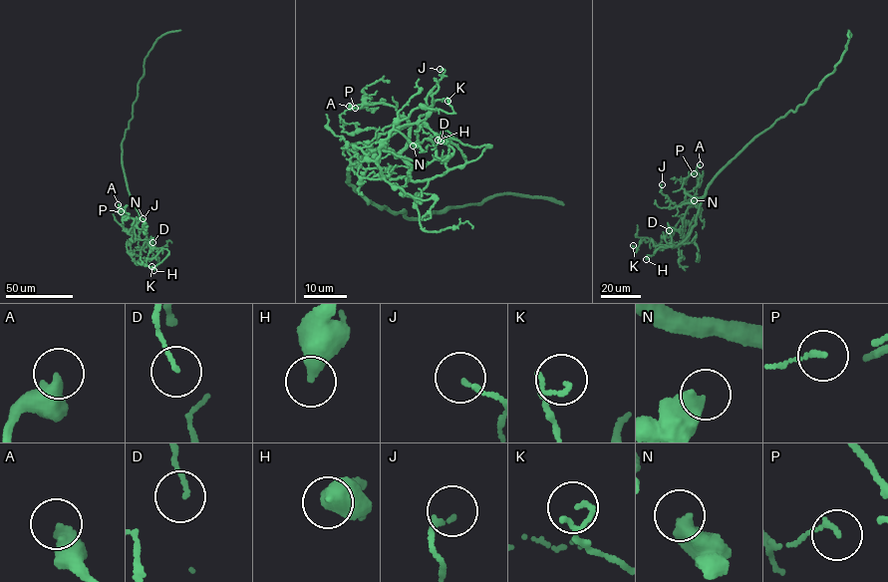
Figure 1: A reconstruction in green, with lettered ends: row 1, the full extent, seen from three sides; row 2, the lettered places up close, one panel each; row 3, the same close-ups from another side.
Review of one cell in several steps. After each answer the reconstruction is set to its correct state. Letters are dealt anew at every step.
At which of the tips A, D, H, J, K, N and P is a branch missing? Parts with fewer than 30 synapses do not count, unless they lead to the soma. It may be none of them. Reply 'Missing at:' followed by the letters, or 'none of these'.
Missing at: none of these

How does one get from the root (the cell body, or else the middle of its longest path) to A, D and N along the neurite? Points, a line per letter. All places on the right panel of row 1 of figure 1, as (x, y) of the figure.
A: (762, 132), (699, 197), (689, 195), (682, 187), (684, 180), (700, 164)
D: (762, 132), (716, 175), (702, 196), (686, 194), (689, 204), (683, 230), (668, 223), (669, 230)
N: (762, 132), (716, 175), (702, 196), (687, 194), (685, 200), (677, 206), (694, 200)

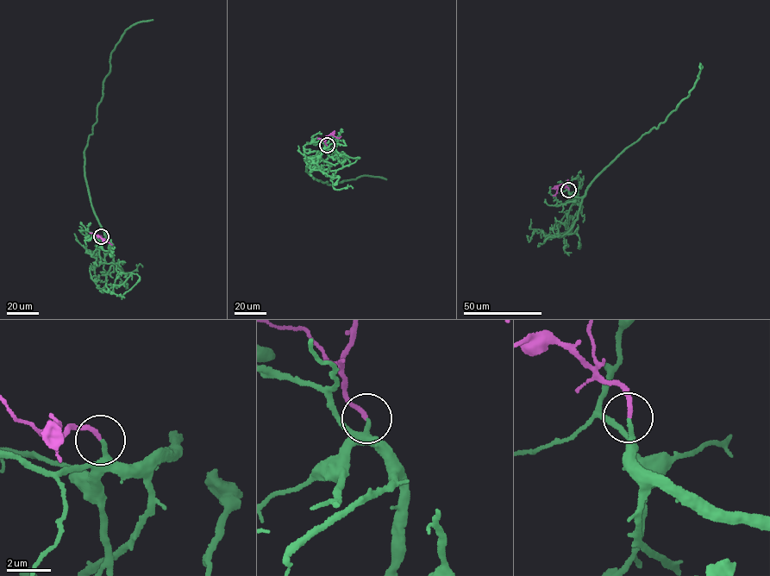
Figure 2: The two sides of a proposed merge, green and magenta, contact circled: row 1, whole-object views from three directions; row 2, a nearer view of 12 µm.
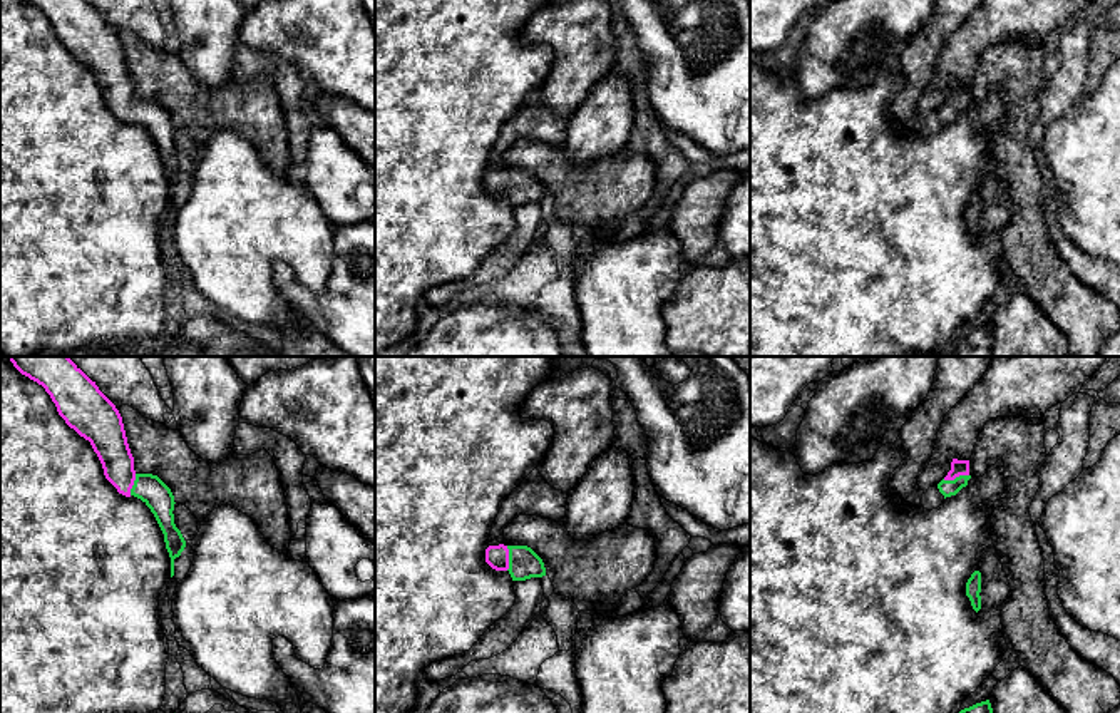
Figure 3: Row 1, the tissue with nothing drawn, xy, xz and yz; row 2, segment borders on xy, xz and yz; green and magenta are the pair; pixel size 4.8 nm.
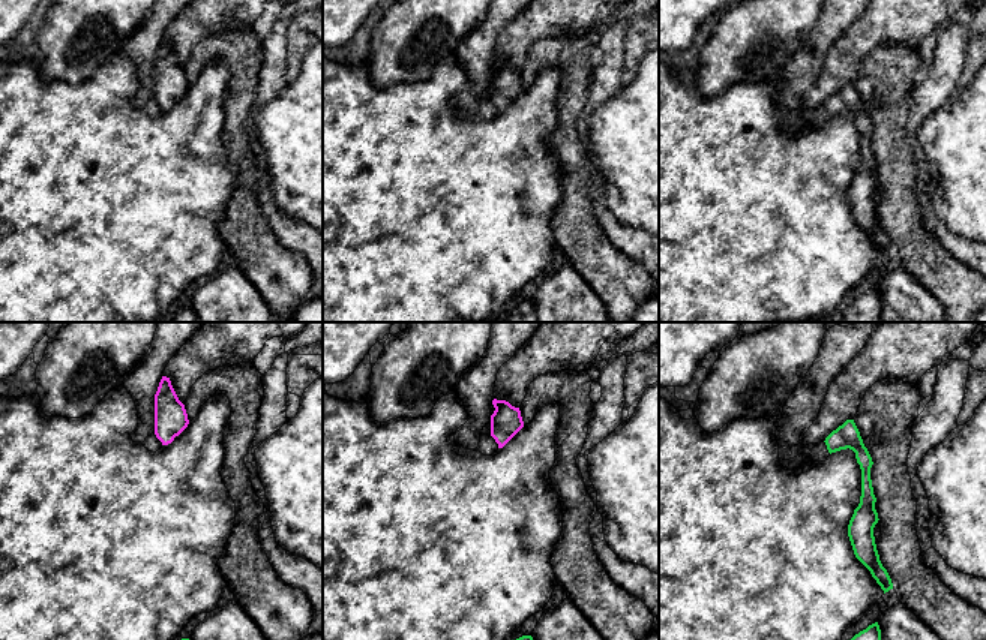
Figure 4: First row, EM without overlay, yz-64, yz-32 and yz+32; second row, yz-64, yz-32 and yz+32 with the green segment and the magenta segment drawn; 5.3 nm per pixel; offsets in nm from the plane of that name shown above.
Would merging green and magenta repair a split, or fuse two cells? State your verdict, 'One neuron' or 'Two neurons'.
One neuron

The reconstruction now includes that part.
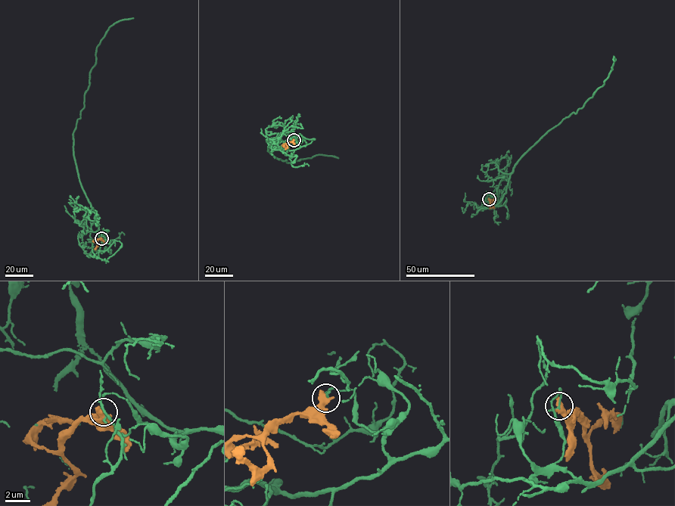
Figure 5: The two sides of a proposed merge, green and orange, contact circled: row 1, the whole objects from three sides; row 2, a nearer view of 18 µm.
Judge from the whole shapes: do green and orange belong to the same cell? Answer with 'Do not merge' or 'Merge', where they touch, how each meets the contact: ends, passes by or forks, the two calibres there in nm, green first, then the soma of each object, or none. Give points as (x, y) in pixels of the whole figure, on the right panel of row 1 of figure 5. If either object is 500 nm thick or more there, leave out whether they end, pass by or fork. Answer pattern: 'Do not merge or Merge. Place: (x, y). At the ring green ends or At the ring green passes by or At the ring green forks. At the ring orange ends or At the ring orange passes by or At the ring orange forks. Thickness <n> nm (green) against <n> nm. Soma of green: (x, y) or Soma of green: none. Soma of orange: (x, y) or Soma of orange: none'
Do not merge. Place: (489, 199). Thickness 160 nm (green) against 550 nm. Soma of green: none. Soma of orange: none

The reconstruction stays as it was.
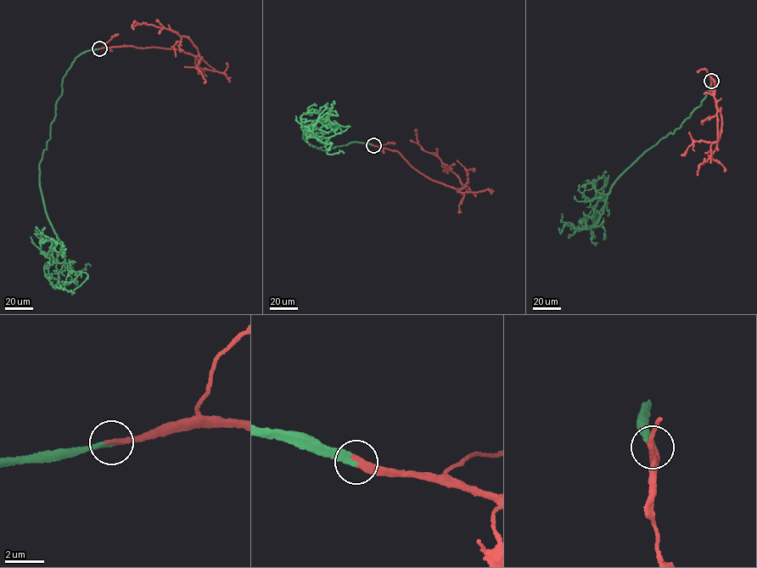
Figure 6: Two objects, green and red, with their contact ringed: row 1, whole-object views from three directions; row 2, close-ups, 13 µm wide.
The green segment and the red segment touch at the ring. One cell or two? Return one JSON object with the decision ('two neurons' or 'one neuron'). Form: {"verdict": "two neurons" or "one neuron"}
{"verdict": "one neuron"}

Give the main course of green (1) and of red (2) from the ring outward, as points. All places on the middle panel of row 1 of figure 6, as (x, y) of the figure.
1: (373, 145), (309, 144), (303, 133), (316, 127), (322, 137), (313, 126), (335, 111)
2: (373, 145), (398, 152), (433, 180), (462, 188), (456, 174), (436, 156), (423, 149), (417, 129)

